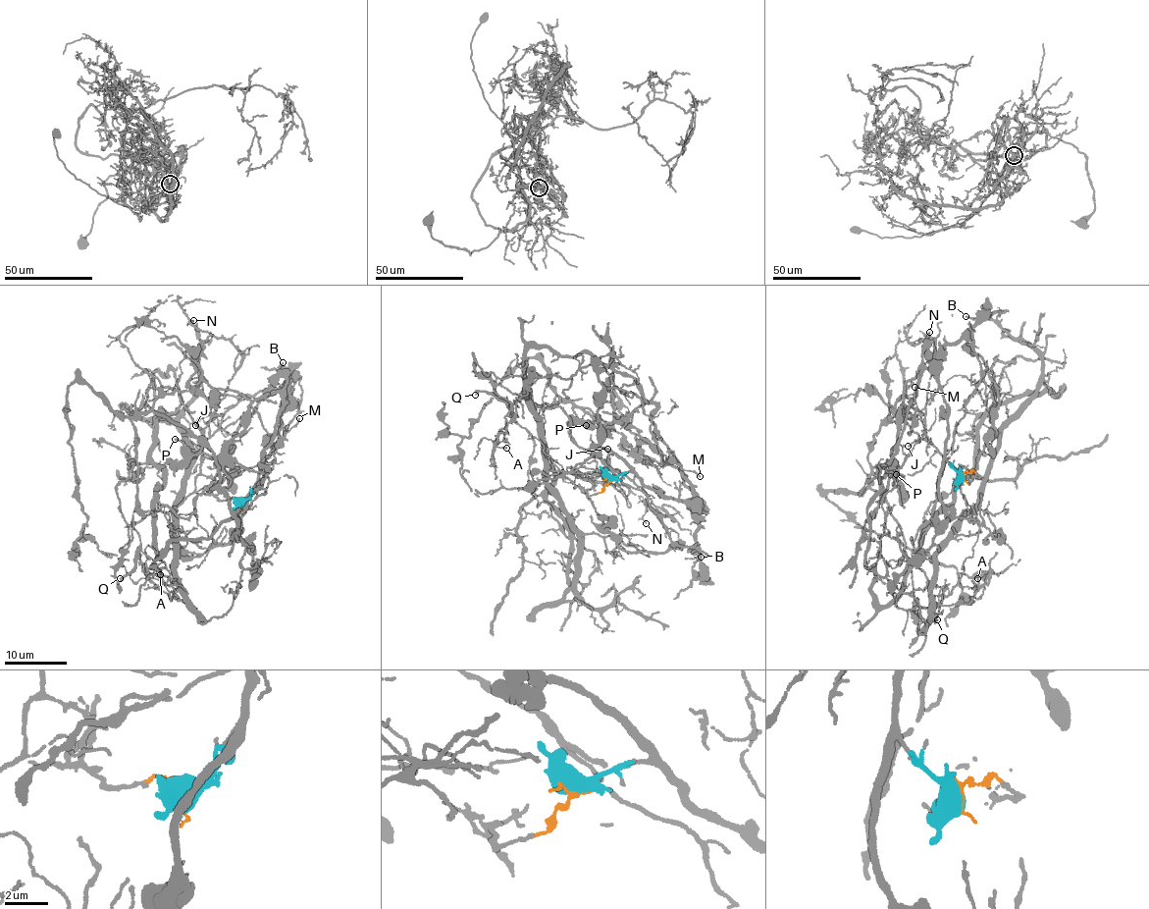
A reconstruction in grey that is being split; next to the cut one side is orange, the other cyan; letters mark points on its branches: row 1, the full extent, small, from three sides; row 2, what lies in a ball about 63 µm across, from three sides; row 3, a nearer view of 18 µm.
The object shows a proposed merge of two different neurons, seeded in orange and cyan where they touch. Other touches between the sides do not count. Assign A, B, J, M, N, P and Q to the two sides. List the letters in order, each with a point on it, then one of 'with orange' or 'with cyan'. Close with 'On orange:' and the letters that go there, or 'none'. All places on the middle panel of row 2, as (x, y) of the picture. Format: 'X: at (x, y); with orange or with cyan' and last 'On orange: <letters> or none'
A: at (506, 448); with orange
B: at (701, 557); with cyan
J: at (607, 449); with orange
M: at (700, 476); with cyan
N: at (646, 523); with orange
P: at (586, 425); with cyan
Q: at (475, 395); with orange
On orange: A, J, N, Q

